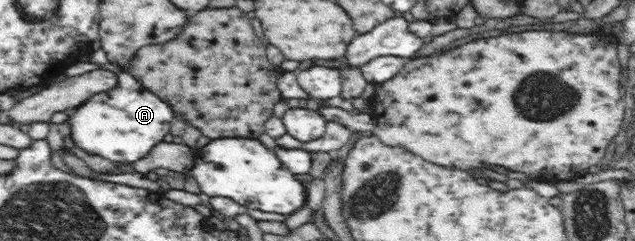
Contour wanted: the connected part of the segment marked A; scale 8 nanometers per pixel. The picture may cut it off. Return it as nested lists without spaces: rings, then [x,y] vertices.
[[[119,71],[116,87],[90,97],[80,109],[70,112],[70,136],[80,149],[90,151],[90,155],[132,164],[146,157],[156,143],[164,142],[174,115],[170,102],[146,89],[128,72]]]

